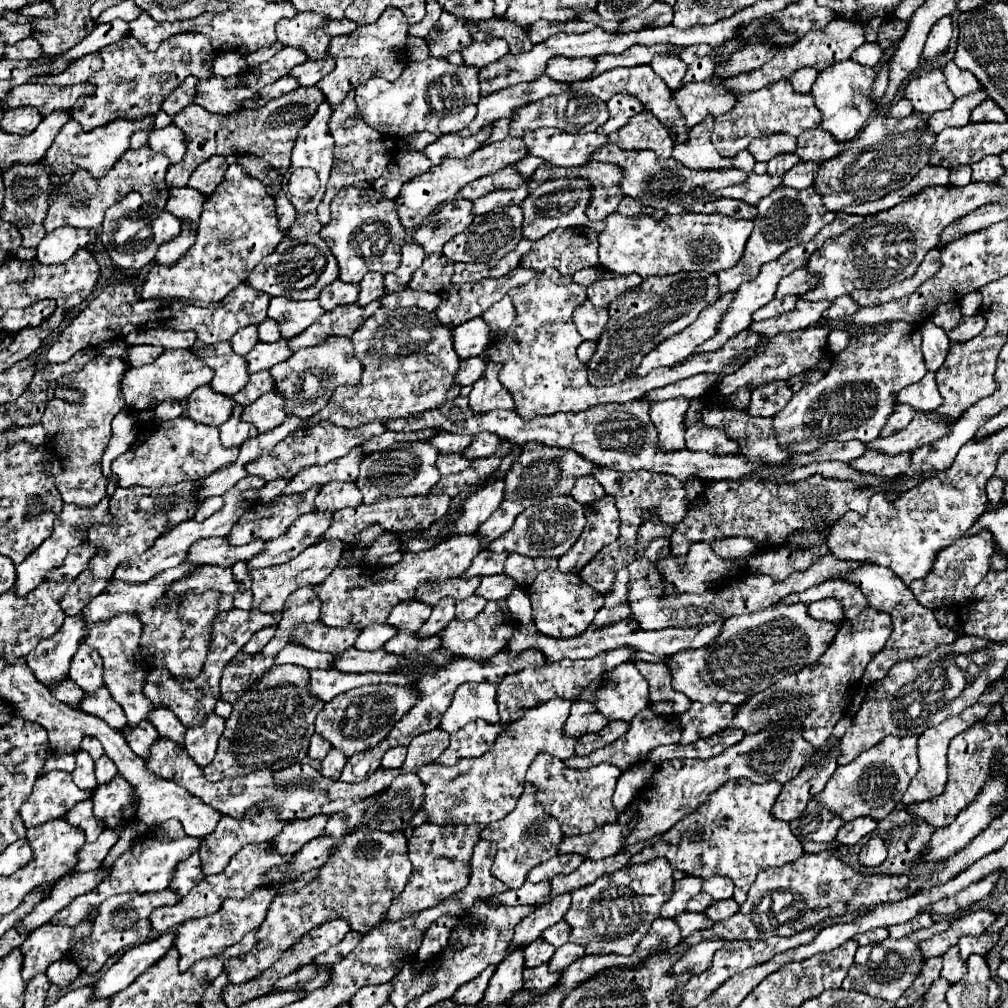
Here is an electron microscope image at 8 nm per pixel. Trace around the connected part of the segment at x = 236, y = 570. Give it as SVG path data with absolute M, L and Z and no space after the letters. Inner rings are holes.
M243 561L236 562L232 567L232 572L235 580L243 584L246 590L251 588L252 582L251 582L251 578L247 574L246 562Z

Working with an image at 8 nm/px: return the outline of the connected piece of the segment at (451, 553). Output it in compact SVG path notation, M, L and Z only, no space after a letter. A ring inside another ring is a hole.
M465 534L465 536L449 536L439 546L425 552L405 552L401 562L395 566L379 568L363 564L359 568L335 568L321 584L315 586L315 594L321 600L321 622L335 628L345 628L349 622L365 628L373 622L385 622L391 608L399 602L415 598L415 588L423 580L445 580L453 576L461 576L471 560L485 550L479 540L481 536Z

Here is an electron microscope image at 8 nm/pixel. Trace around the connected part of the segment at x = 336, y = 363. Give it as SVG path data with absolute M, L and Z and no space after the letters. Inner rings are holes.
M331 336L327 340L321 340L321 344L317 344L315 348L293 352L289 360L271 368L271 376L275 380L275 388L287 396L285 412L299 418L309 418L327 404L339 384L357 384L361 378L361 368L361 362L353 354L351 340L345 336Z

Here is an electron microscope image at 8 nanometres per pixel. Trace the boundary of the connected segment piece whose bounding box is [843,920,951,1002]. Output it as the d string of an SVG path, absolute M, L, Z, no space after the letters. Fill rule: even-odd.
M937 920L931 928L917 930L917 932L913 932L909 936L903 936L899 940L885 938L879 944L859 946L857 954L855 954L855 962L853 962L853 966L849 968L849 972L847 972L845 980L843 980L843 988L845 990L867 992L869 996L877 996L877 998L895 1002L913 984L915 976L919 974L919 970L923 966L923 958L921 958L921 952L917 948L917 942L931 938L933 934L945 930L949 924L951 924L951 920Z

